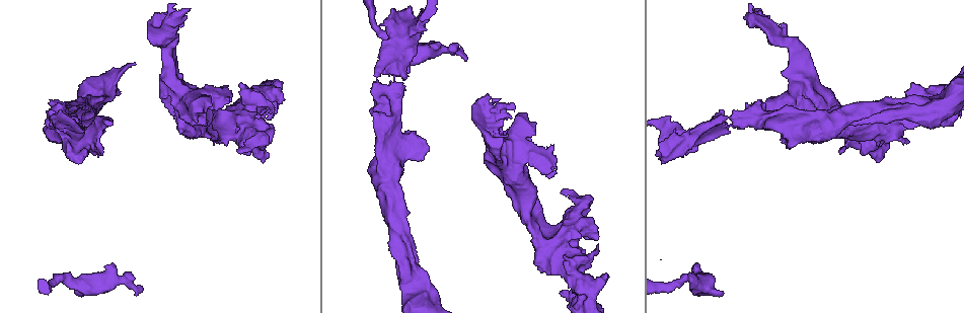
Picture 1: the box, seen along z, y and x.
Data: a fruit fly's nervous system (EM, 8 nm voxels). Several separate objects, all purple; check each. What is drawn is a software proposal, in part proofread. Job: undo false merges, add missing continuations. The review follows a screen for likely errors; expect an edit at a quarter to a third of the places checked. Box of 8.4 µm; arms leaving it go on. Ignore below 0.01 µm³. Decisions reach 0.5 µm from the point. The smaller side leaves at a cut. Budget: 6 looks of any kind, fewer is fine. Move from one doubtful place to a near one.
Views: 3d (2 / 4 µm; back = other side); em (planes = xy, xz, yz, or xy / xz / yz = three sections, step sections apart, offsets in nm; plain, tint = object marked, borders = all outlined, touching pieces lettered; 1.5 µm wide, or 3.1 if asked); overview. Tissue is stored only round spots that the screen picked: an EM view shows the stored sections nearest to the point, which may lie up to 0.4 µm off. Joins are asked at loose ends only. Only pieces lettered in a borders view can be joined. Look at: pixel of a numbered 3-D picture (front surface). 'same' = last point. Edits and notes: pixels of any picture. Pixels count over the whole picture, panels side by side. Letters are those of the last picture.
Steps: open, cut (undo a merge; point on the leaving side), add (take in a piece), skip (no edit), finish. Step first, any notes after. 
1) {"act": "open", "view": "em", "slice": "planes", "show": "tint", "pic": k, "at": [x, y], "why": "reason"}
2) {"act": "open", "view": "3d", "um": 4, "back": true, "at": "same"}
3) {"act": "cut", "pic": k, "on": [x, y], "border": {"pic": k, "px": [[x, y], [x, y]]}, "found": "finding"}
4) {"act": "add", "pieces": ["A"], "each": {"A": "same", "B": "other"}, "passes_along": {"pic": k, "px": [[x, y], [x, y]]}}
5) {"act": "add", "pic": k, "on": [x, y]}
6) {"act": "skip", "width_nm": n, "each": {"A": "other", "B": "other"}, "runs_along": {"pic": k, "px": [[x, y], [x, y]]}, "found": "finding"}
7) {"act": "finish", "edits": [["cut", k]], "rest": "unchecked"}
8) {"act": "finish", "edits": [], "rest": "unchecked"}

{"act": "open", "view": "3d", "um": 4, "pic": 1, "at": [409, 70], "why": "free end"}

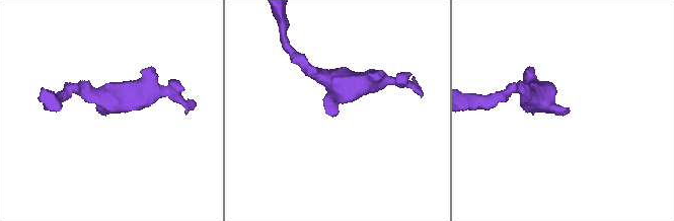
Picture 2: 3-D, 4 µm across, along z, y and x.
{"act": "open", "view": "em", "slice": "planes", "show": "borders", "pic": 2, "at": [569, 111]}

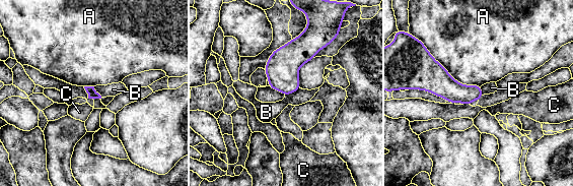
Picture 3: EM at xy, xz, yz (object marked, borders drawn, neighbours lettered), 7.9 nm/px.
{"act": "skip", "each": {"A": "other", "B": "other", "C": "other"}, "found": "no lettered piece goes on from it"}

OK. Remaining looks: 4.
{"act": "open", "view": "3d", "um": 4, "back": true, "pic": 1, "at": [945, 121], "why": "branch stops here"}

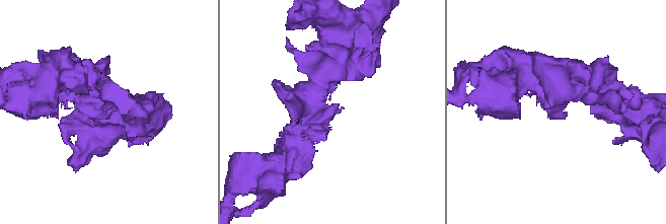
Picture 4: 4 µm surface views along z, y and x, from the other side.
{"act": "open", "view": "em", "slice": "planes", "show": "tint", "pic": 4, "at": [344, 107], "why": "need the tissue"}

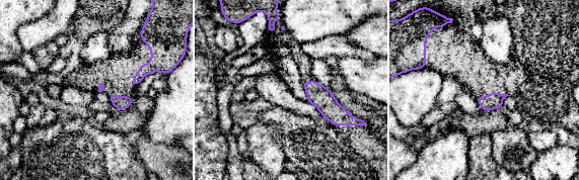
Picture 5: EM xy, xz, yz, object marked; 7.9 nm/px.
{"act": "open", "view": "em", "slice": "planes", "show": "borders", "at": "same"}

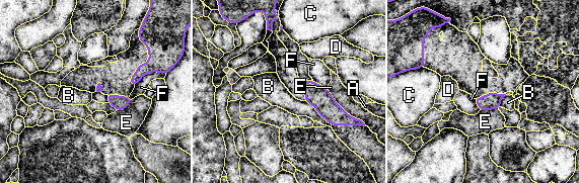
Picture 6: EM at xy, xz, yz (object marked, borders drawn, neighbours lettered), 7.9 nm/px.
{"act": "skip", "each": {"A": "other", "B": "other", "C": "other", "D": "other", "E": "other", "F": "other"}, "border": {"pic": 6, "px": [[304, 101], [308, 102], [331, 125]]}, "found": "none of them fits"}

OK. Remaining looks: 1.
{"act": "finish", "edits": [], "rest": "unchecked"}

